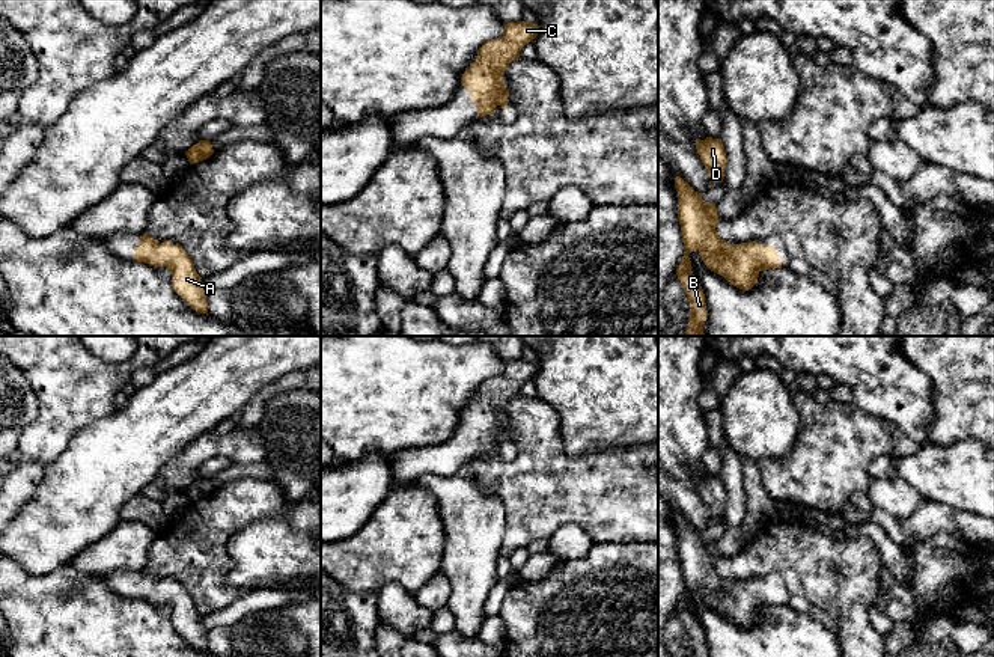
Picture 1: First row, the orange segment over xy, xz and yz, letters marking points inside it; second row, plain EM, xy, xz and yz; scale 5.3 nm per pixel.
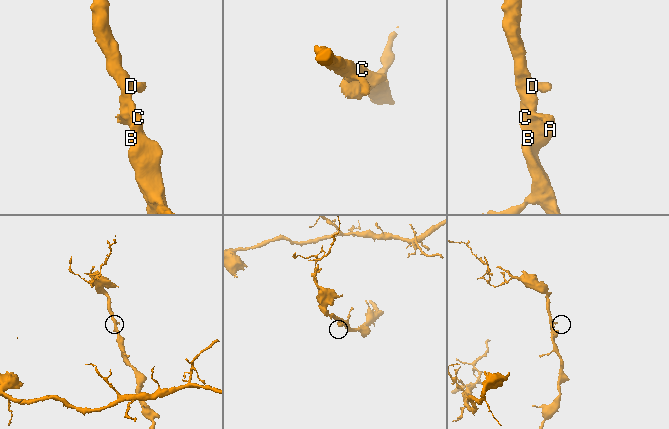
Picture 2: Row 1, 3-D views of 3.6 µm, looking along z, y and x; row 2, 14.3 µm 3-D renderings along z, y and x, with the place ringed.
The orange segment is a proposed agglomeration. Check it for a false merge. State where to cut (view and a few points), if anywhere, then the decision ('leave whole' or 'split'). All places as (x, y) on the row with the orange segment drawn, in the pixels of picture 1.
no cut | leave whole

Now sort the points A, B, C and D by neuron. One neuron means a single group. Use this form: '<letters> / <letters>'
A B C D

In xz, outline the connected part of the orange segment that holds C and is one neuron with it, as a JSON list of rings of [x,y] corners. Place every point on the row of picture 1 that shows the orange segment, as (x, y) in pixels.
[[[508,23],[502,38],[486,41],[479,48],[476,62],[461,77],[461,84],[471,93],[471,102],[477,105],[477,116],[495,115],[497,105],[508,108],[505,71],[520,57],[521,48],[533,42],[538,32],[538,24]]]

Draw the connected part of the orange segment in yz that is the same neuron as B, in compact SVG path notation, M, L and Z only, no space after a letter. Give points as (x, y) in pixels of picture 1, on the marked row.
M681 176L675 178L678 190L678 218L682 231L684 256L676 268L676 276L690 301L690 319L685 336L706 336L703 322L708 310L705 294L691 271L688 255L700 252L705 265L723 276L733 286L749 291L758 283L761 271L782 268L782 259L774 246L756 241L730 244L717 235L715 202L703 202L705 193L694 191Z

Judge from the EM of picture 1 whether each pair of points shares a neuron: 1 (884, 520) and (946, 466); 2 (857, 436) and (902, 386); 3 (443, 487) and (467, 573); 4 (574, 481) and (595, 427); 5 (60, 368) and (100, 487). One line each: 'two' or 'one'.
1: two
2: two
3: one
4: two
5: two

